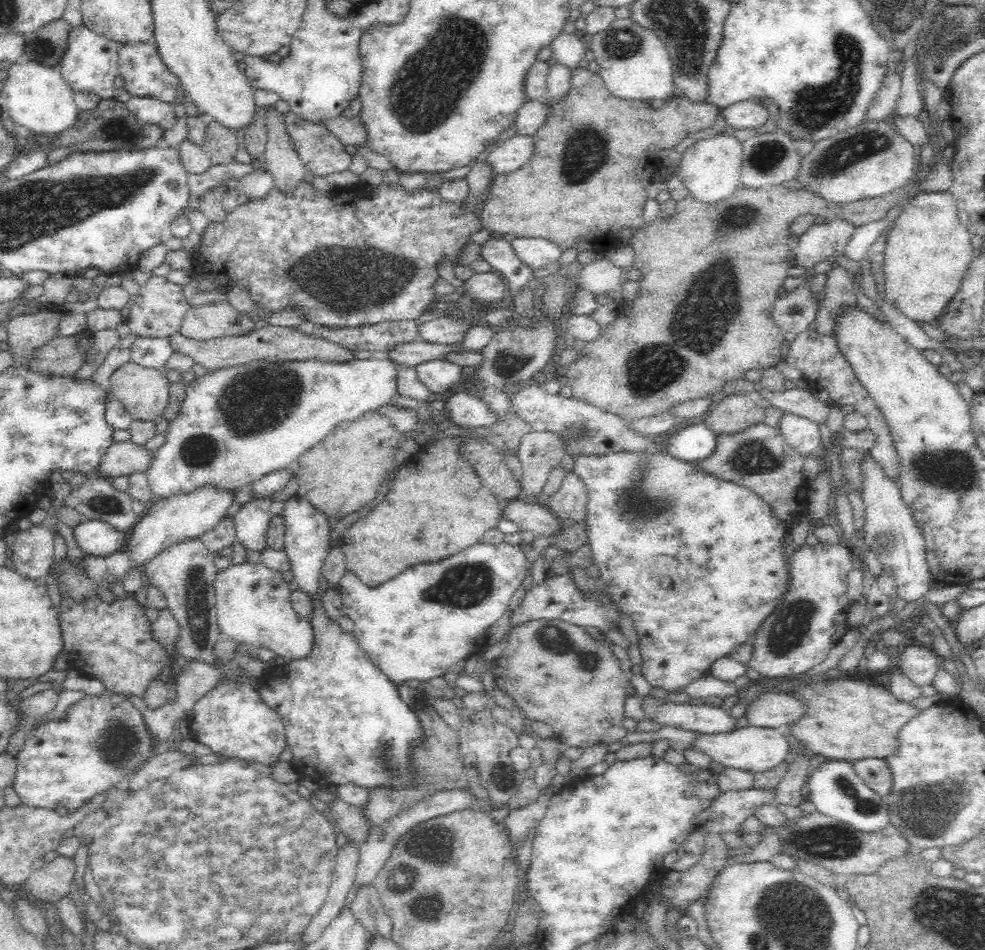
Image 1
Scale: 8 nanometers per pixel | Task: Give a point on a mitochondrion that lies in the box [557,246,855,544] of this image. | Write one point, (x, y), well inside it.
(707, 317)

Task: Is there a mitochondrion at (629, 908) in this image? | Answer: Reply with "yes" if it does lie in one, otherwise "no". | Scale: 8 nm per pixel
no

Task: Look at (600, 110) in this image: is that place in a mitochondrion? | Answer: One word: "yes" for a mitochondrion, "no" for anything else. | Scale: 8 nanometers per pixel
no

